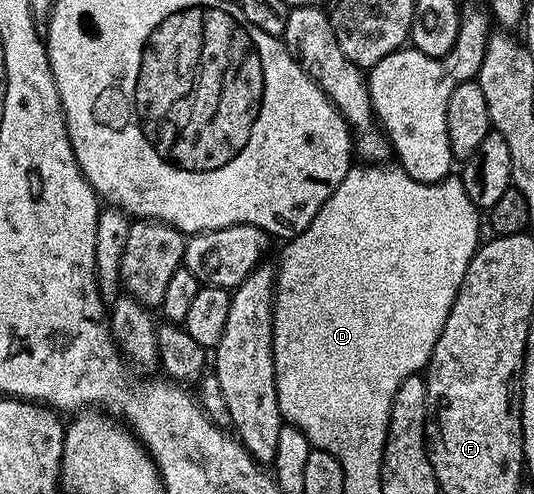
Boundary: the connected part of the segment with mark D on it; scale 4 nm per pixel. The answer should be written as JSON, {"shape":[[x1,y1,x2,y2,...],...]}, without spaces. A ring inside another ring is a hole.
{"shape":[[355,164,347,172,344,181,326,200,325,205,317,212,309,226,302,234,282,245,283,253,275,268,275,309,273,310,273,362,276,368,276,394,280,404,280,414,286,423,292,424,305,434,312,449,328,452,342,464,353,450,361,454,373,454,373,450,385,450,389,414,393,398,405,382,405,378,418,376,431,361,433,346,445,330,449,310,456,300,457,290,468,272,469,262,476,252,479,237,480,209,467,194,460,177,450,176,437,183,421,183,412,178,401,166,395,164]]}

